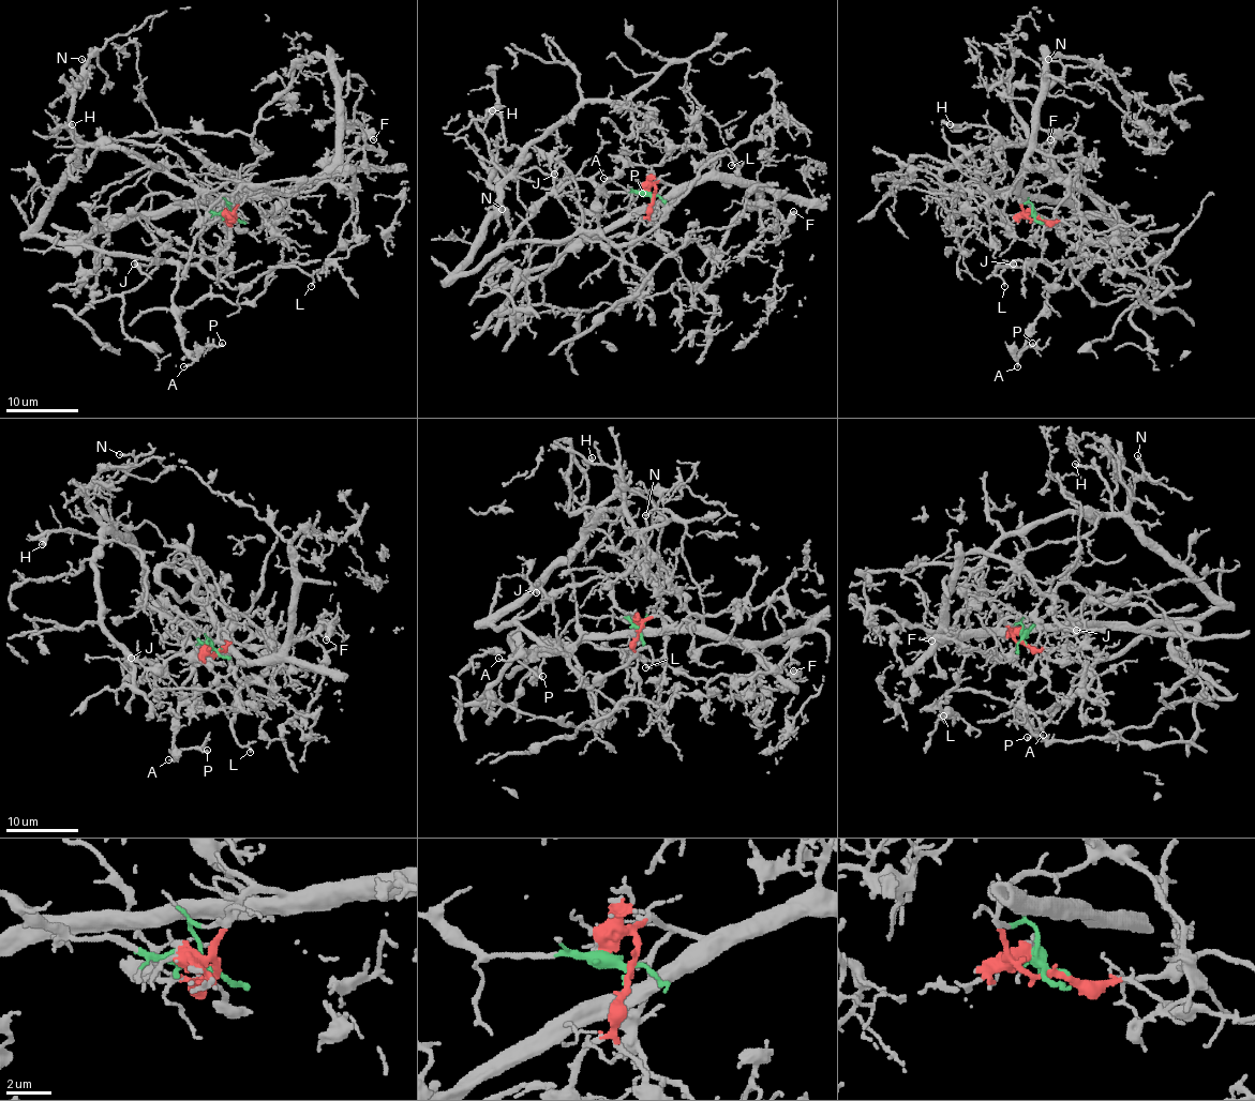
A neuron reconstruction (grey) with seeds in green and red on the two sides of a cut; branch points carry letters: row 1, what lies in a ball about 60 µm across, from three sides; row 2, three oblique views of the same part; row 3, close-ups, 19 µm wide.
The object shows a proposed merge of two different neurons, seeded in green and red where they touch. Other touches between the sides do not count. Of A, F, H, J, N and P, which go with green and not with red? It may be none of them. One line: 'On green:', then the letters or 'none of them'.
On green: A, H, J, N, P

